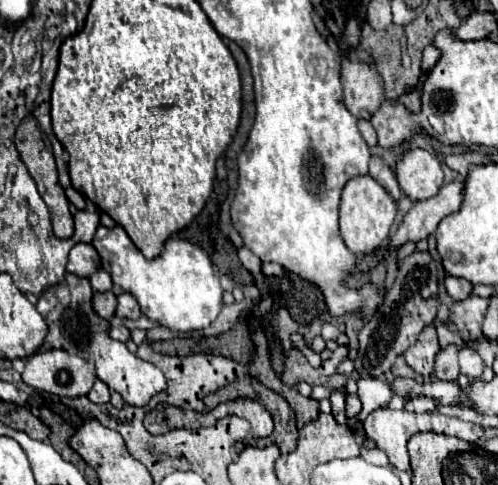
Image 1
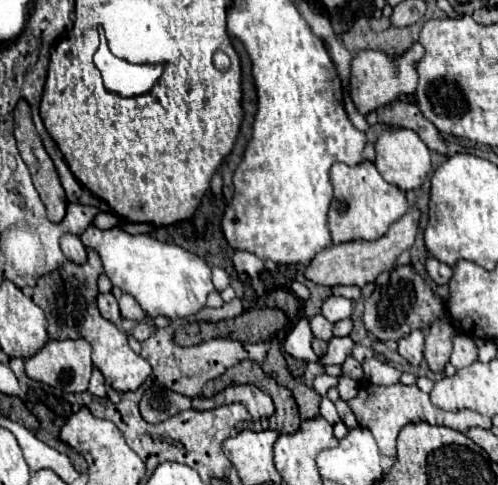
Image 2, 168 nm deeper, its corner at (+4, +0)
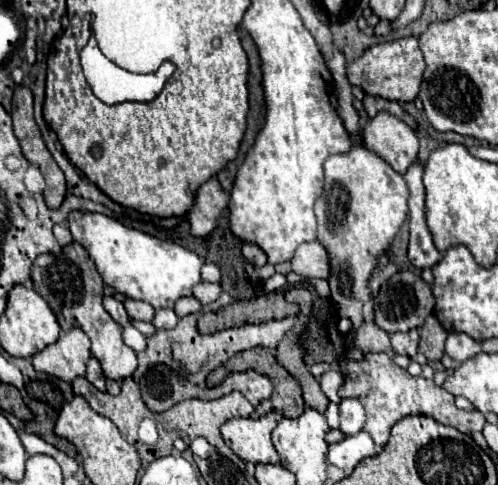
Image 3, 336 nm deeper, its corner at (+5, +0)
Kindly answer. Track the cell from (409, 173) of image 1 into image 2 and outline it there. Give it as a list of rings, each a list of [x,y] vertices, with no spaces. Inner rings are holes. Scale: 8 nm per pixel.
[[[389,128],[383,130],[375,142],[375,166],[381,172],[381,176],[395,184],[397,188],[401,188],[403,192],[407,190],[417,190],[427,176],[431,174],[433,166],[431,166],[431,158],[429,158],[429,148],[425,146],[425,142],[409,128]]]

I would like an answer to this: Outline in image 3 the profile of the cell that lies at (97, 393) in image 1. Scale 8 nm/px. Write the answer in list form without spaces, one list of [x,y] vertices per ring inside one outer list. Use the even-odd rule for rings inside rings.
[[[90,358],[90,362],[88,362],[86,380],[88,380],[94,388],[98,388],[100,392],[104,392],[104,390],[106,390],[106,378],[104,378],[102,368],[100,368],[100,364],[98,364],[98,360],[96,360],[96,358]]]

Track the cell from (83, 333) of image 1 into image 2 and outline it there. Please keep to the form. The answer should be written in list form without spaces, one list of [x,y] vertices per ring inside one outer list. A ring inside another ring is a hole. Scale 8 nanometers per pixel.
[[[87,248],[87,262],[75,264],[65,260],[53,272],[41,276],[33,288],[33,300],[45,310],[49,322],[49,334],[55,340],[85,338],[93,346],[93,364],[105,376],[105,382],[117,392],[137,390],[145,378],[151,374],[151,366],[139,354],[135,354],[127,344],[127,334],[119,330],[113,322],[105,320],[97,308],[97,278],[103,274],[101,260],[93,248]]]

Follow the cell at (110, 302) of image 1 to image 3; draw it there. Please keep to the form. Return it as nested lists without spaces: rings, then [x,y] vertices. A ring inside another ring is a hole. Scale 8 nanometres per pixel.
[[[104,296],[104,308],[114,318],[114,322],[118,322],[120,326],[128,326],[130,324],[130,318],[128,318],[122,302],[118,302],[114,296]]]

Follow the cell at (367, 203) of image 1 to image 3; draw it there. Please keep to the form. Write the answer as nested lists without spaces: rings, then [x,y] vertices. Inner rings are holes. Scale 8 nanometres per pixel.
[[[354,146],[346,154],[330,156],[324,162],[324,194],[316,202],[318,242],[328,248],[332,260],[332,302],[338,316],[352,320],[348,338],[352,340],[362,326],[362,306],[370,300],[368,278],[376,268],[376,256],[386,252],[408,214],[408,186],[404,178],[382,158],[362,146]]]

